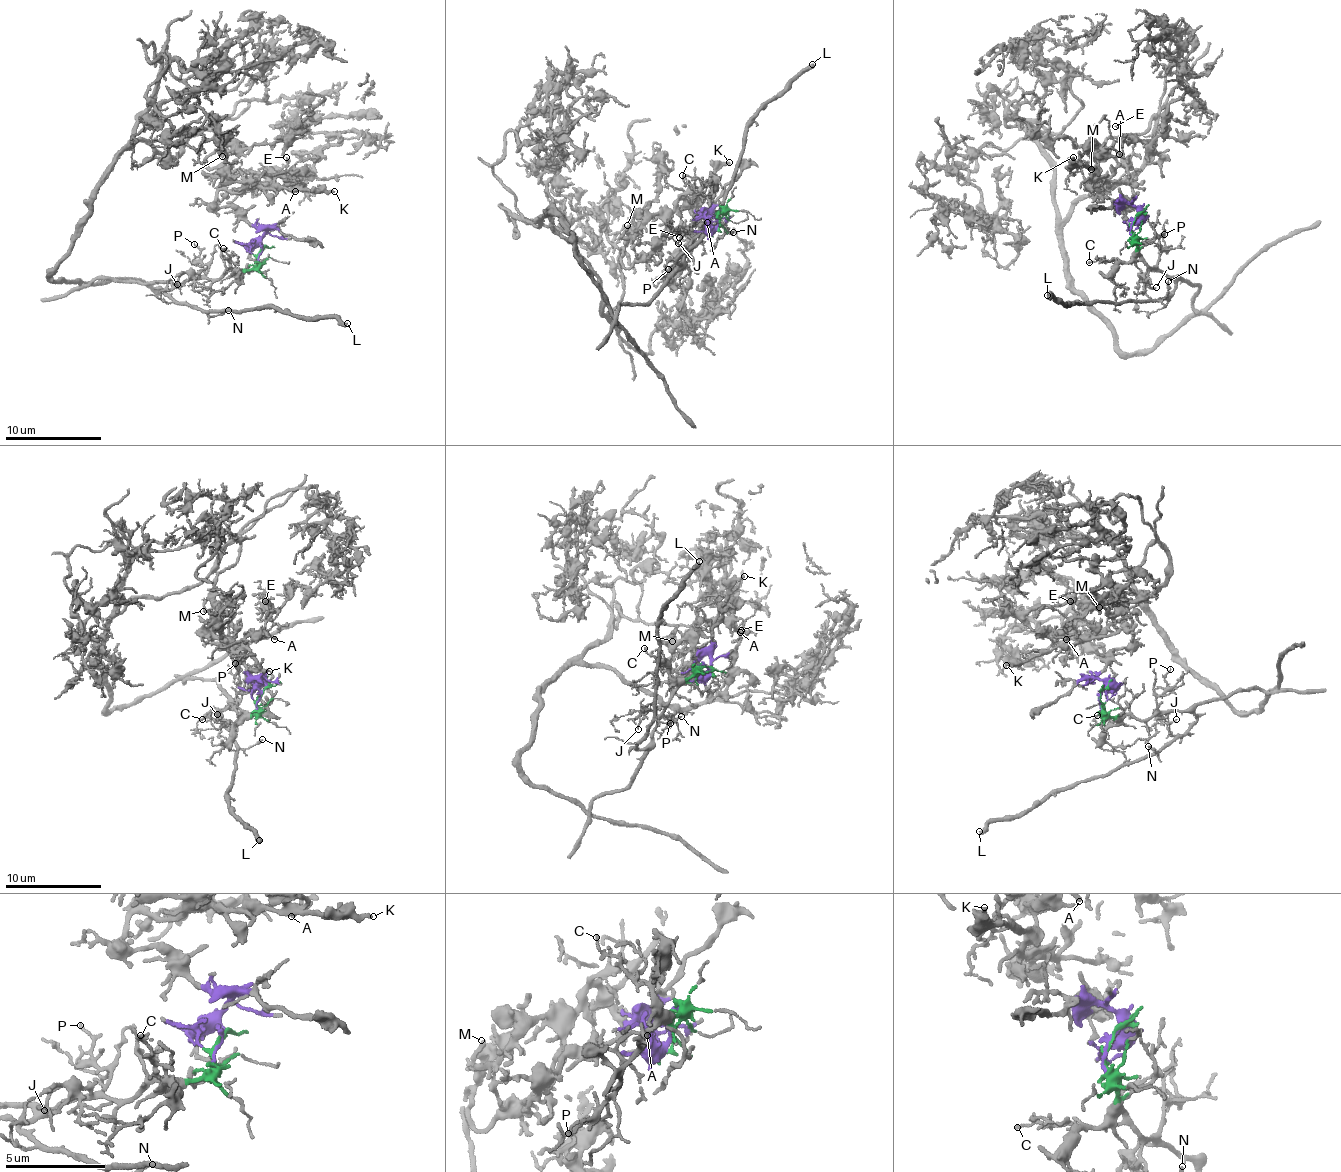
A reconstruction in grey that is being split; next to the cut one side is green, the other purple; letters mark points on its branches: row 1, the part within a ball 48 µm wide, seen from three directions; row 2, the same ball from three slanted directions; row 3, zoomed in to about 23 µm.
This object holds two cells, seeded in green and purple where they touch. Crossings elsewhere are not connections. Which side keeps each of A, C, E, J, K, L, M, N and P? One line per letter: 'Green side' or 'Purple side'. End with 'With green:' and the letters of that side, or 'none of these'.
A: Purple side
C: Green side
E: Purple side
J: Green side
K: Purple side
L: Green side
M: Purple side
N: Green side
P: Green side
With green: C, J, L, N, P

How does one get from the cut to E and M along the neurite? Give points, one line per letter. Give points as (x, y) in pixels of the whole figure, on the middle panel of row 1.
E: (717, 221), (706, 215), (652, 252), (683, 198), (693, 220), (688, 239), (679, 236)
M: (717, 221), (716, 227), (706, 215), (626, 268), (620, 261), (627, 224)

